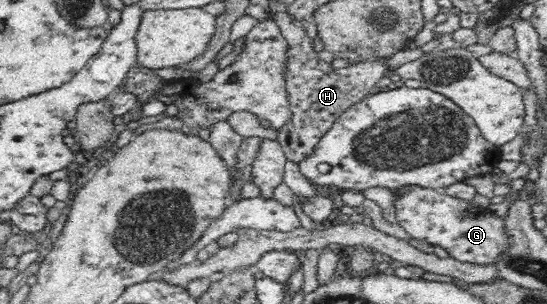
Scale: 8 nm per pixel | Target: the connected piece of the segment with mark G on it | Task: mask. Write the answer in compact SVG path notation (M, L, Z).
M401 184L396 189L396 218L400 226L414 238L424 238L445 248L450 256L462 262L492 264L493 257L503 247L503 219L489 214L488 210L474 208L469 202L445 196L442 191L423 187L419 184Z

